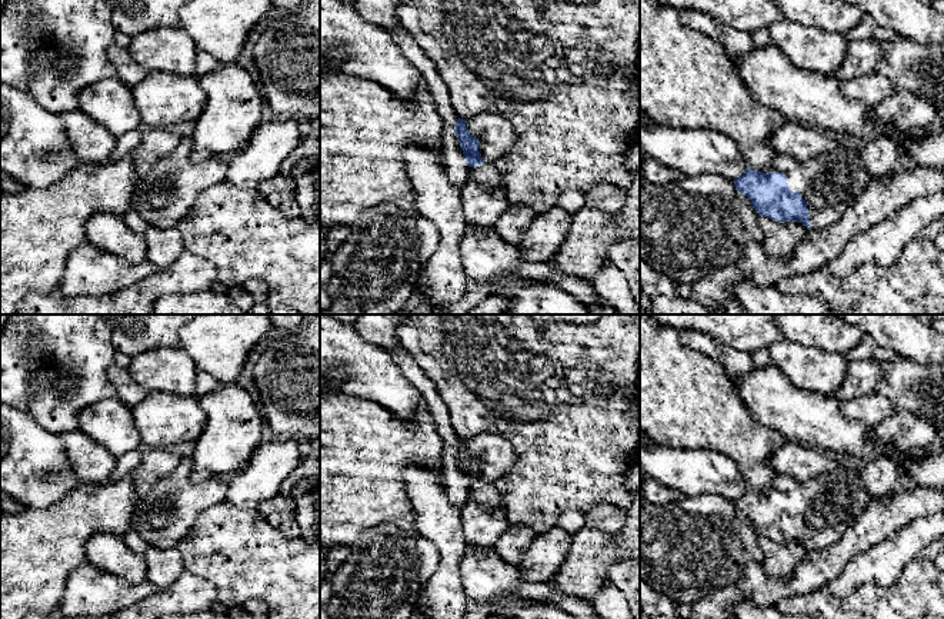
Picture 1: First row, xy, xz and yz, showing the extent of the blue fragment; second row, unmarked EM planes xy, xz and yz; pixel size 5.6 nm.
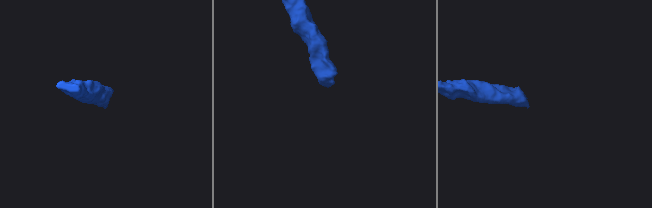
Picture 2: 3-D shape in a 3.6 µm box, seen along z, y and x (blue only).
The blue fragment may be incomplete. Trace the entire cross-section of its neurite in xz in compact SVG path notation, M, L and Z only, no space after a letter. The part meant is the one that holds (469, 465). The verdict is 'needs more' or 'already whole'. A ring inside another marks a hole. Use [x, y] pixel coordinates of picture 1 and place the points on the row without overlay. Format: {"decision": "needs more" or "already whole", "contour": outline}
{"decision": "needs more", "contour": "M458 437L454 452L458 457L466 483L468 486L468 496L478 502L486 509L496 509L504 499L493 483L484 482L480 476L477 457L473 457L466 446L467 440Z"}

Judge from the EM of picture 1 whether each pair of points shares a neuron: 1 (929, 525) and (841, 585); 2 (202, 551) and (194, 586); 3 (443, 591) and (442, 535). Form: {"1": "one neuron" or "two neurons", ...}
{"1": "one neuron", "2": "two neurons", "3": "one neuron"}

